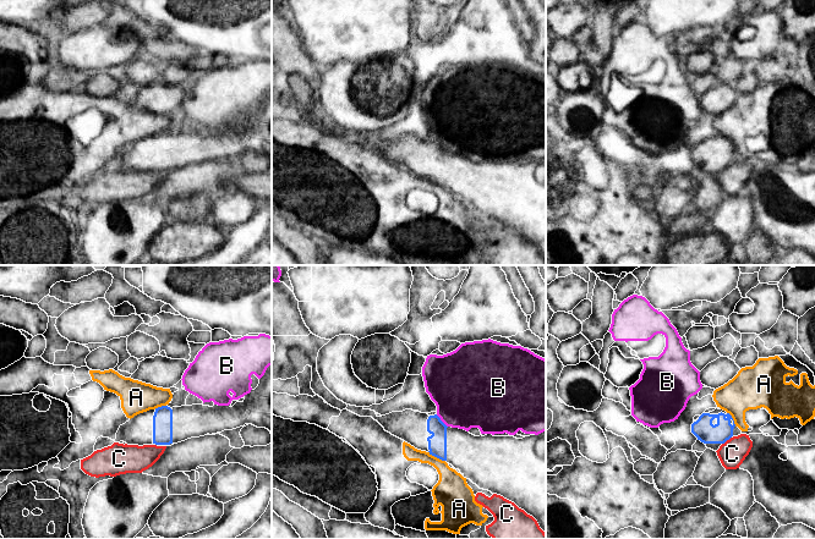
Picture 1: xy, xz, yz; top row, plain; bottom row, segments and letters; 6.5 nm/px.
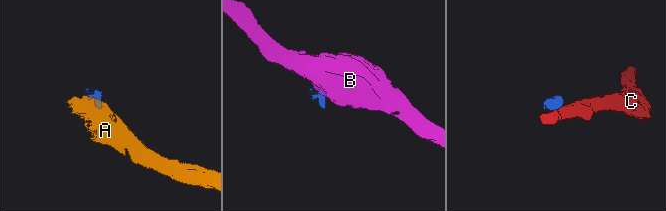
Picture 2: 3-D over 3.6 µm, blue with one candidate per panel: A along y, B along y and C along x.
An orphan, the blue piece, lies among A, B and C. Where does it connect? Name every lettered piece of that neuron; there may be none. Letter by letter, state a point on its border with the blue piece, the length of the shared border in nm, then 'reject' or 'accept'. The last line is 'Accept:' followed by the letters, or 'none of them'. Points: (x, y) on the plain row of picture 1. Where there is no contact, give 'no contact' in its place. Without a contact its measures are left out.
A: meets blue in xz at (437, 183); contact 130 nm long; reject
B: meets blue in xz at (441, 147); contact 120 nm long; reject
C: meets blue in yz at (726, 166); contact 80 nm long; reject
Accept: none of them

